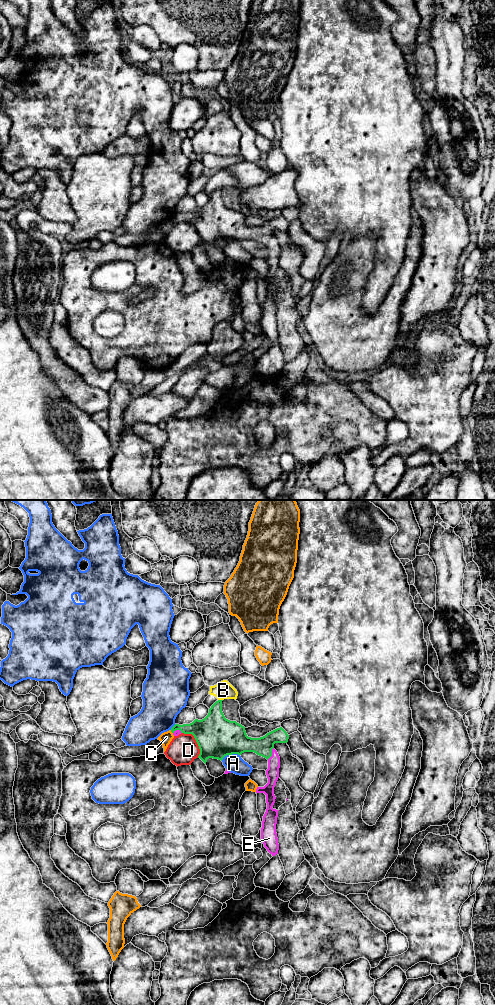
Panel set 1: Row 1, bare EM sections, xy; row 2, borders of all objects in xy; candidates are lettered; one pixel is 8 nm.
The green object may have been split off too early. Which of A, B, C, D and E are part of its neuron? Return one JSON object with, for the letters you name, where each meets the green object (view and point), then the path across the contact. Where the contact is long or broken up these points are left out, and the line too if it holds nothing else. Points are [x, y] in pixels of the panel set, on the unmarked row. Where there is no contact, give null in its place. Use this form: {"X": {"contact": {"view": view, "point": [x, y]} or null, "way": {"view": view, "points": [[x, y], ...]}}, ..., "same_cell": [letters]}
{"E": {"contact": {"view": "xy", "point": [271, 241]}}, "same_cell": ["E"]}

